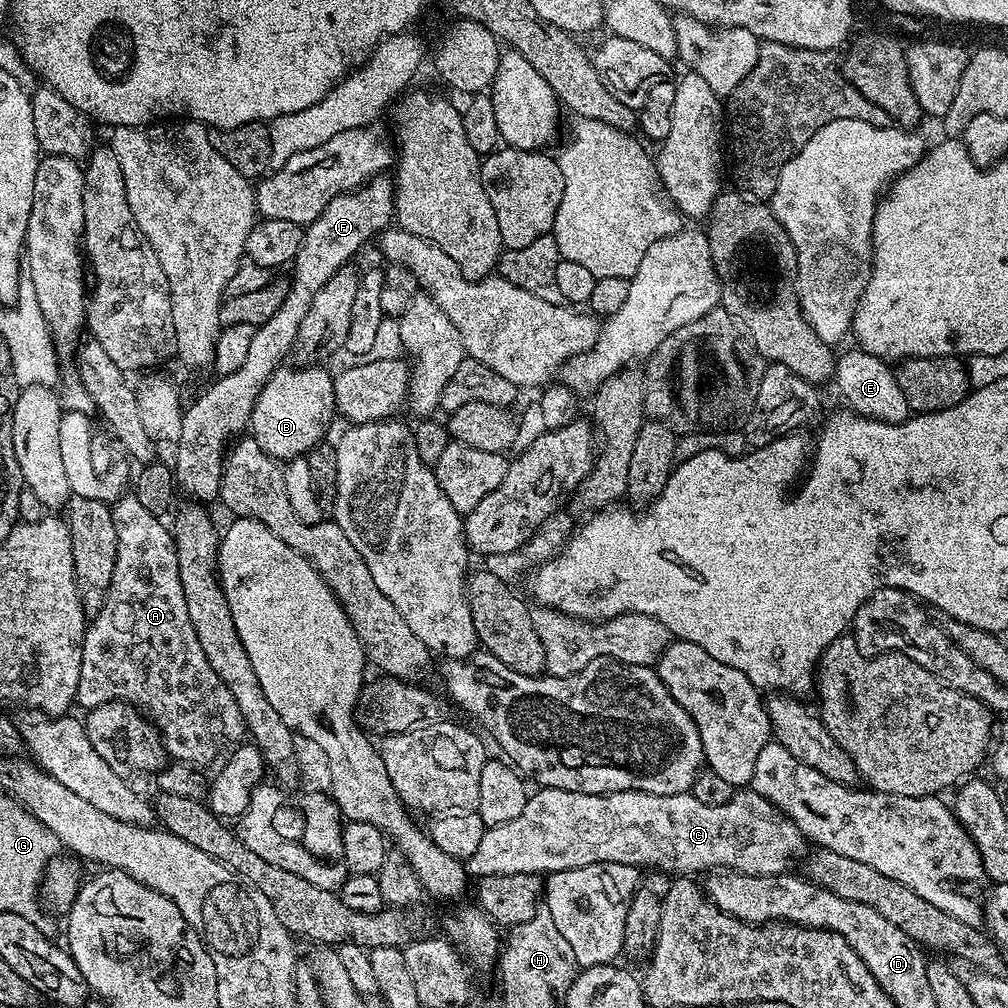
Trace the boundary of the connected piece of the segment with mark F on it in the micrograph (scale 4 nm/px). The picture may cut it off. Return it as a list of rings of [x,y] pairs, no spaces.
[[[386,174],[373,176],[360,189],[352,192],[343,192],[330,200],[326,209],[323,210],[319,218],[308,224],[304,228],[302,246],[298,248],[298,254],[292,263],[292,280],[288,282],[287,298],[280,304],[278,310],[268,320],[263,321],[257,328],[250,342],[246,360],[241,369],[236,370],[230,376],[217,377],[214,384],[208,387],[190,406],[185,407],[182,416],[181,438],[174,444],[176,450],[176,464],[174,463],[174,479],[181,493],[185,492],[196,502],[213,502],[220,499],[220,483],[224,473],[224,462],[226,459],[226,449],[233,438],[249,431],[254,402],[264,389],[266,382],[272,377],[284,363],[284,358],[293,351],[298,334],[298,328],[302,319],[305,318],[310,304],[318,294],[322,286],[330,280],[344,264],[349,263],[352,256],[372,237],[384,231],[391,225],[395,217],[396,190],[395,181]]]

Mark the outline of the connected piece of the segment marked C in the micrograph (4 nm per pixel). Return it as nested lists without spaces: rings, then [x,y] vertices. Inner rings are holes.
[[[540,788],[533,791],[523,807],[522,813],[510,822],[500,823],[496,827],[487,828],[482,836],[481,845],[466,862],[466,870],[469,875],[479,878],[490,874],[518,874],[534,873],[542,876],[562,870],[572,870],[583,866],[598,865],[602,862],[618,862],[619,865],[634,865],[637,868],[663,871],[673,875],[695,875],[696,872],[709,870],[735,870],[747,876],[778,876],[789,871],[795,856],[805,855],[806,841],[804,835],[794,826],[794,822],[778,806],[774,806],[762,794],[751,790],[733,791],[728,804],[722,806],[703,805],[698,798],[694,798],[691,792],[680,792],[678,795],[654,795],[640,791],[616,791],[607,792],[606,795],[582,794],[580,791],[558,790],[557,788]]]

